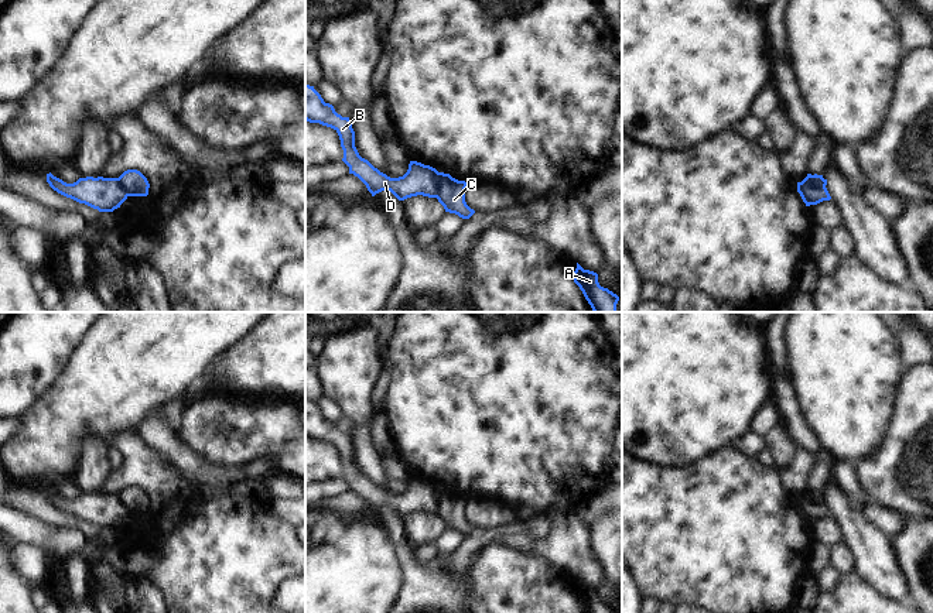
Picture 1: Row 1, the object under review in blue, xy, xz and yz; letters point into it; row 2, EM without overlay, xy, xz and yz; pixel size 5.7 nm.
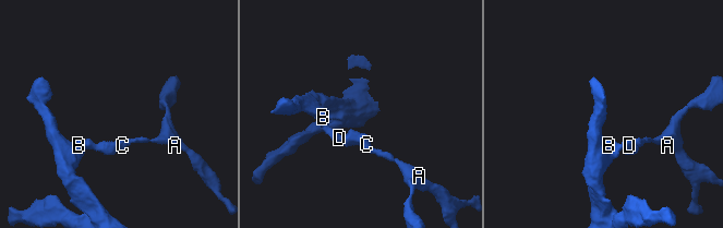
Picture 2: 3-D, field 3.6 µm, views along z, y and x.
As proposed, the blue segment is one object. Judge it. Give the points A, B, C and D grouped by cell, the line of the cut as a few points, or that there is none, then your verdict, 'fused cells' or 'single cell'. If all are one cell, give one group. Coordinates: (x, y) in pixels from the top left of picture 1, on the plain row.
A C / B D; cut in yz along (799, 499), (824, 503); fused cells

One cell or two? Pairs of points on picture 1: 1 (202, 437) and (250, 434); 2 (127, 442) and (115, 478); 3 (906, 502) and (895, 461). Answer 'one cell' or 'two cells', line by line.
1: one cell
2: one cell
3: one cell

